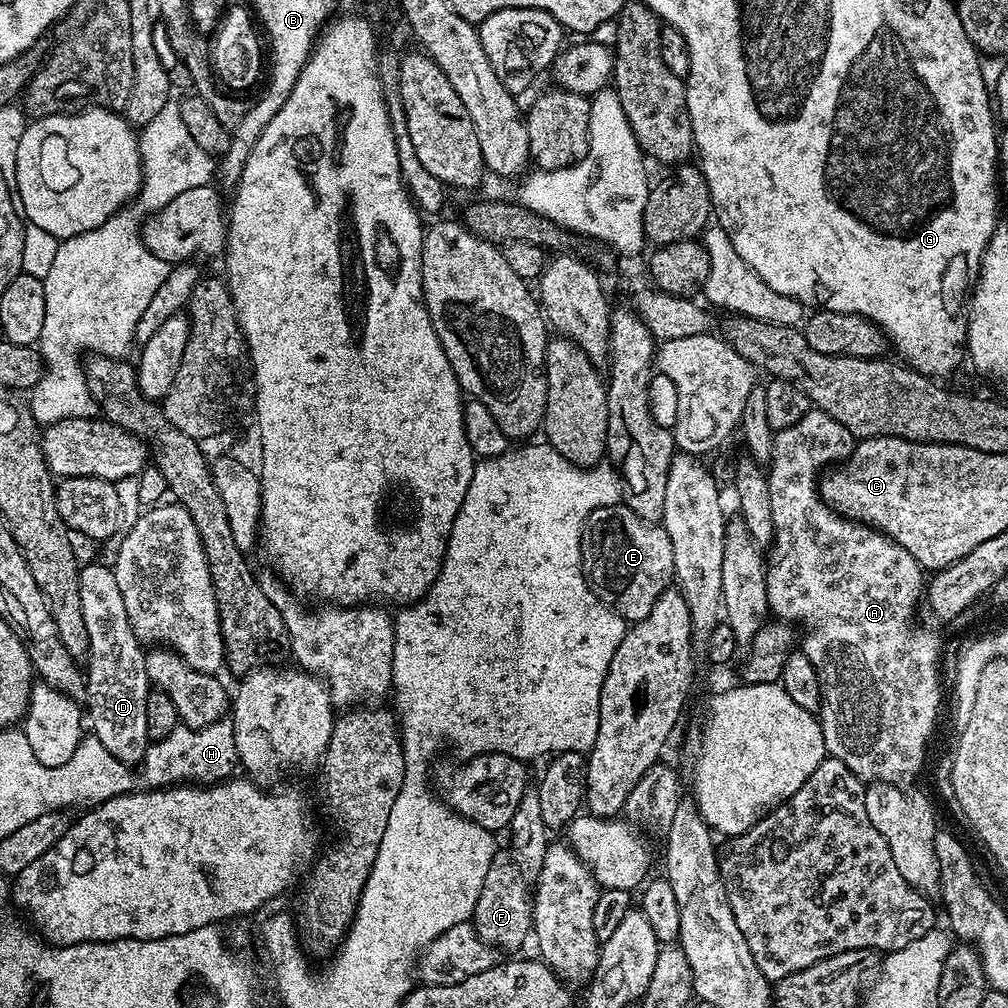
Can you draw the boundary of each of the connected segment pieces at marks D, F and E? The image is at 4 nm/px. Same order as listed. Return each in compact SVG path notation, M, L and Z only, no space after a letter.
M84 564L79 574L79 598L82 607L82 620L86 627L88 655L85 671L85 705L86 716L90 718L93 737L102 742L114 758L123 764L136 766L143 761L144 752L150 743L146 730L146 698L150 691L145 649L132 632L130 622L126 618L126 605L122 603L122 592L118 590L118 582L114 578L111 567L102 564Z
M508 850L497 851L490 870L486 870L486 878L482 878L482 890L470 923L482 942L497 950L505 948L508 954L515 953L512 951L522 947L532 932L532 901L529 881L524 879L524 871L517 866L515 856Z
M623 503L609 508L599 508L590 513L584 523L580 545L584 576L592 585L592 592L628 622L646 618L646 614L654 610L654 602L658 602L660 595L669 591L676 575L674 546L670 546L666 530L659 523L638 518L638 514L631 512Z

